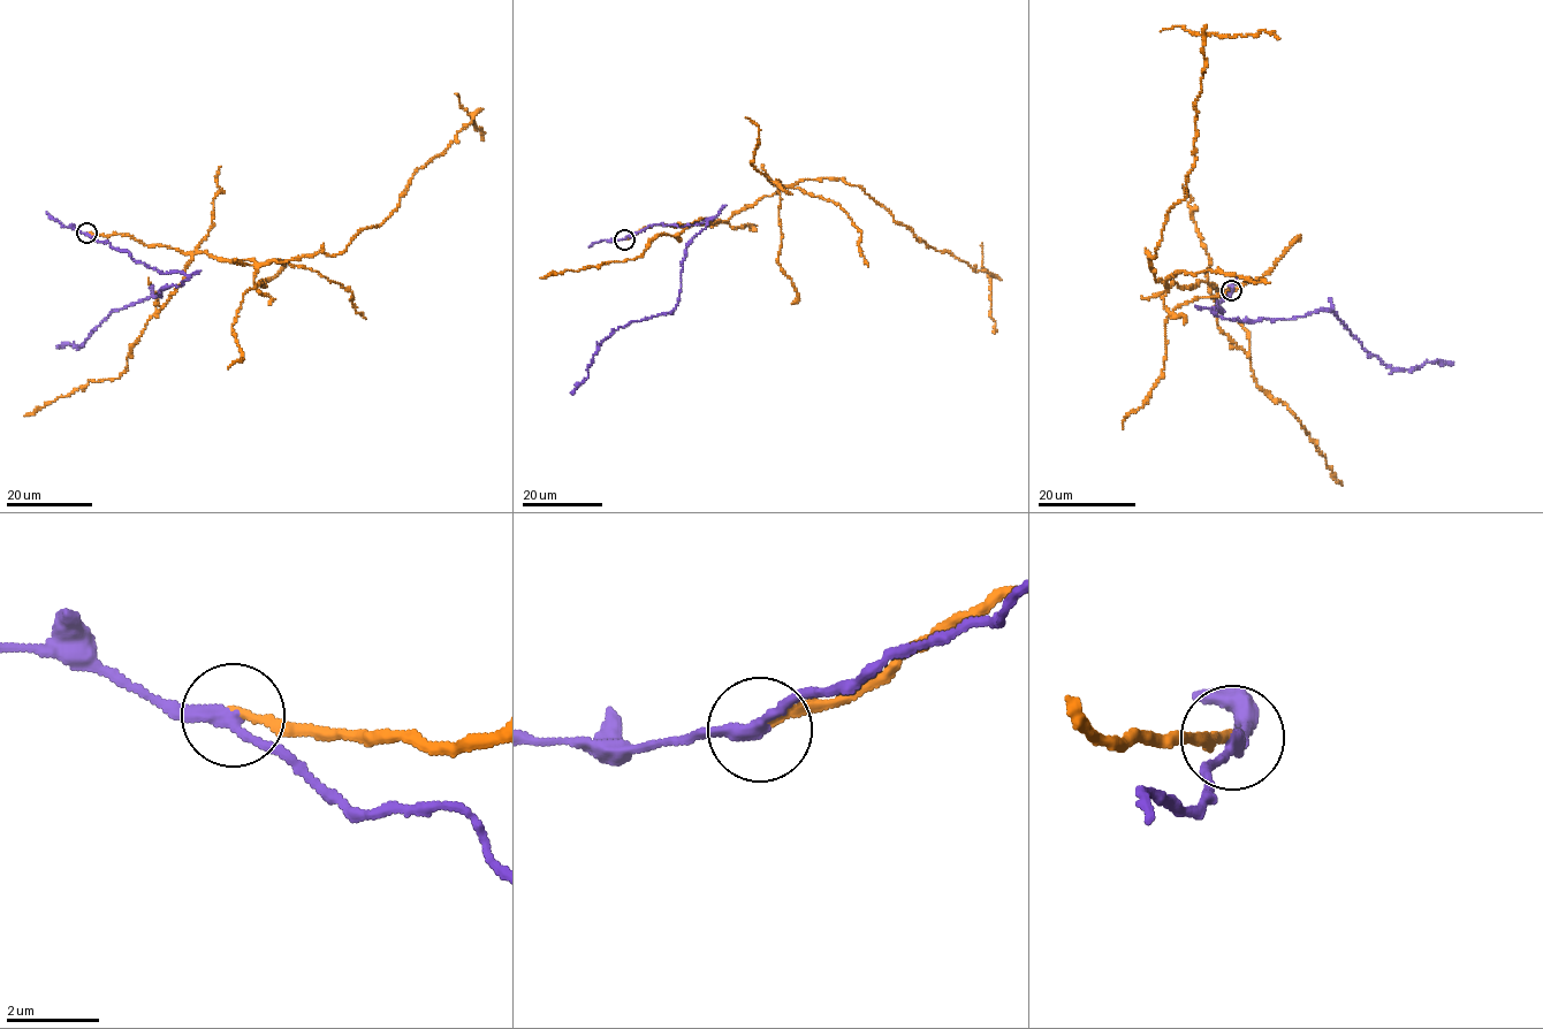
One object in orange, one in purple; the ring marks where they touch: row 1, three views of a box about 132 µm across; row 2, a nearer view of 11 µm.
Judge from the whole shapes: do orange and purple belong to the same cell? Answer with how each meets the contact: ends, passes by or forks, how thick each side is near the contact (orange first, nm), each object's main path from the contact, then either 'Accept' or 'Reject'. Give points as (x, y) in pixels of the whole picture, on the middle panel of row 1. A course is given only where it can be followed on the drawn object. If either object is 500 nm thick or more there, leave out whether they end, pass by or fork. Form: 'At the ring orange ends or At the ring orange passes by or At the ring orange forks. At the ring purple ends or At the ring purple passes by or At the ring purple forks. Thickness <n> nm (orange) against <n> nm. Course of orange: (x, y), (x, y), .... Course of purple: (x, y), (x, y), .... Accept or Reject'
At the ring orange ends. At the ring purple passes by. Thickness 170 nm (orange) against 260 nm. Course of orange: (624, 239), (653, 226), (727, 221), (800, 180), (842, 178), (864, 190), (916, 239), (993, 275), (995, 333). Course of purple: (623, 239), (653, 225), (681, 227), (713, 218), (686, 246), (676, 307), (614, 330), (571, 394). Reject

